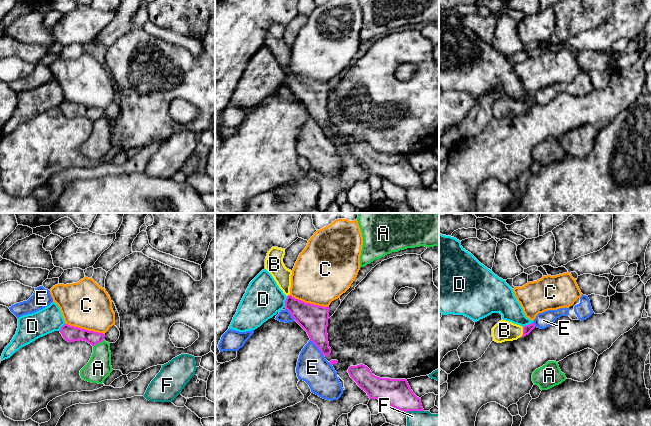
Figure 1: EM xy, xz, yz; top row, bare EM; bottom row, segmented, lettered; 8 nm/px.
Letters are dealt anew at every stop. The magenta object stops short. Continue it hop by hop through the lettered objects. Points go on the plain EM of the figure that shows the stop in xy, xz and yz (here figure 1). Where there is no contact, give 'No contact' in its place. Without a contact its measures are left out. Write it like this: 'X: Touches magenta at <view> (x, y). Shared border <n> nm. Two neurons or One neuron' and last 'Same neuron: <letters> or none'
A: Touches magenta at xy (98, 118). Shared border 110 nm. Two neurons
B: Touches magenta at yz (523, 108). Shared border 80 nm. One neuron
C: Touches magenta at xy (84, 105). Shared border 340 nm. Two neurons
D: Touches magenta at xz (285, 78). Shared border 100 nm. Two neurons
E: Touches magenta at xz (318, 124). Shared border 180 nm. Two neurons
F: Touches magenta at xz (414, 186). Shared border 140 nm. Two neurons
Same neuron: B

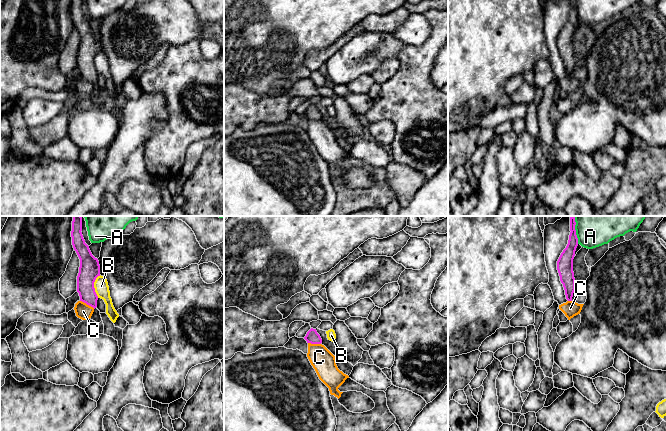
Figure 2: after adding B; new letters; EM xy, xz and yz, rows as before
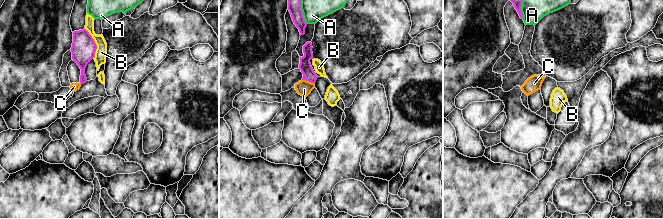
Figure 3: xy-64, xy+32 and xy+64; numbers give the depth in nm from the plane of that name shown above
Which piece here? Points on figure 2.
A: Touches magenta at yz (575, 10). Shared border 160 nm. Two neurons
B: Touches magenta at xy (93, 62). Shared border 190 nm. Two neurons
C: Touches magenta at xy (87, 80). Shared border 140 nm. Two neurons
Same neuron: none

